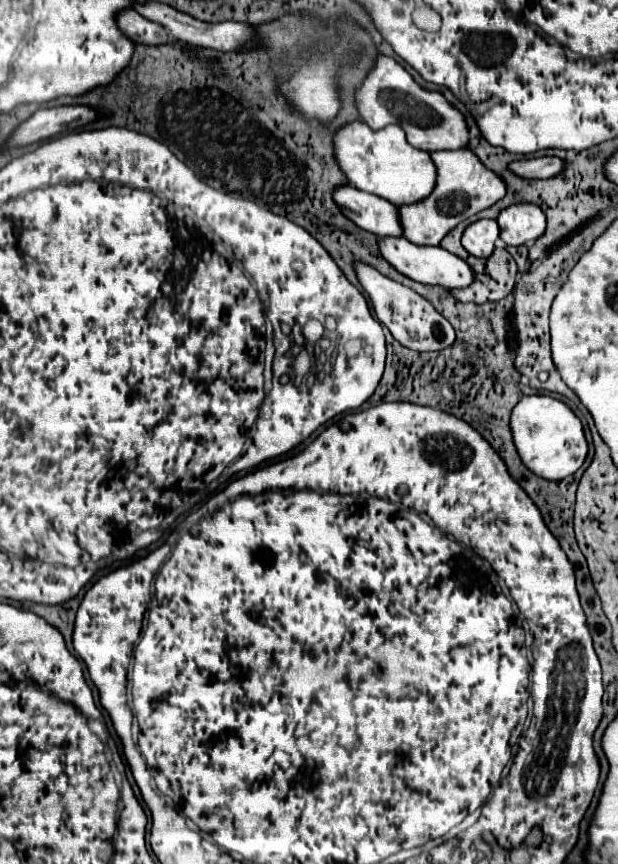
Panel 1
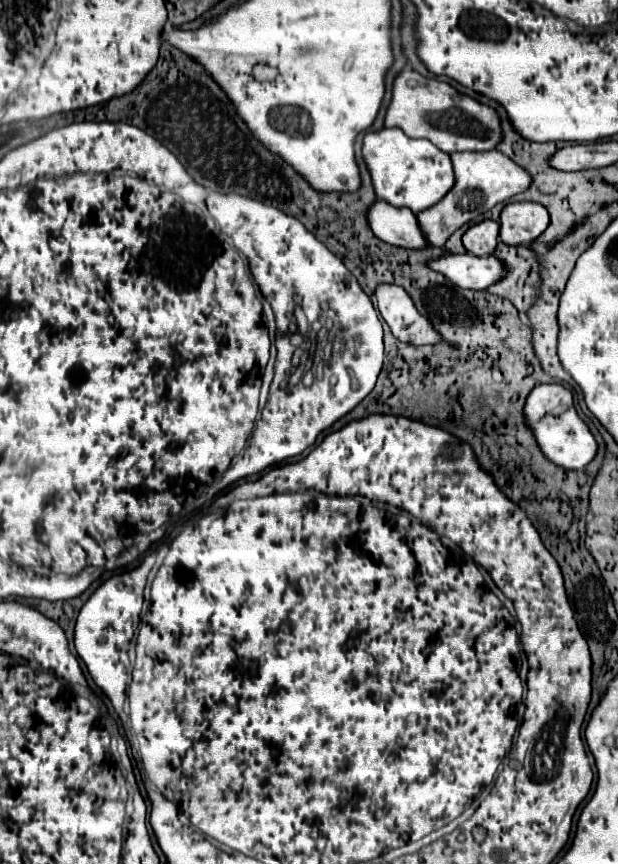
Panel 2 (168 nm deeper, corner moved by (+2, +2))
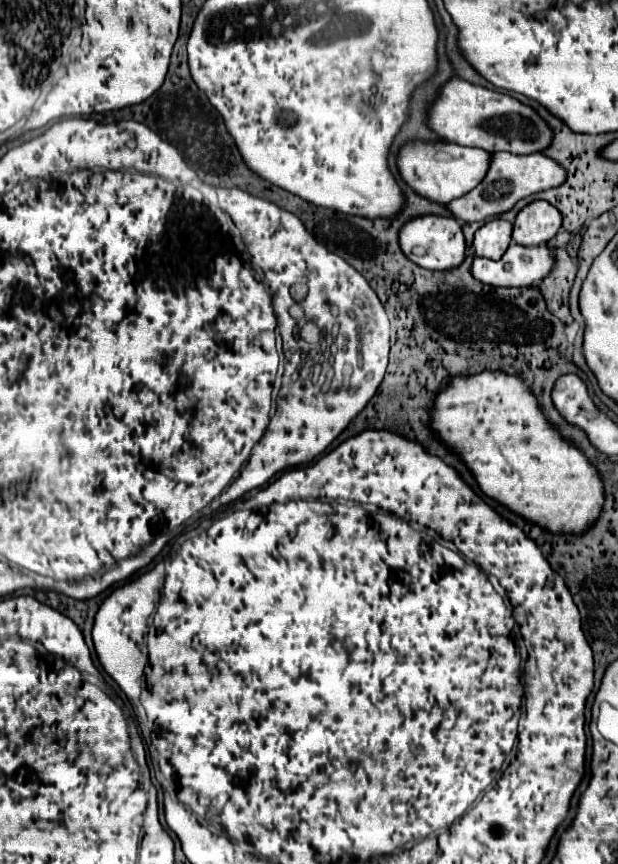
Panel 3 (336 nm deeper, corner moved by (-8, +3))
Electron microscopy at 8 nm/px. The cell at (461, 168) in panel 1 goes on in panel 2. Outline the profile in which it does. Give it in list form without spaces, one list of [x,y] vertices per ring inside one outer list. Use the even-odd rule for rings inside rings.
[[[497,150],[453,152],[451,162],[453,162],[453,172],[455,172],[453,188],[431,208],[417,212],[417,222],[419,222],[421,234],[425,236],[427,244],[433,248],[443,248],[445,240],[457,228],[461,228],[469,220],[485,214],[497,202],[509,200],[511,196],[523,192],[529,186],[529,176],[525,176],[525,170],[517,168],[517,164],[513,164],[513,160],[509,160],[507,156],[503,156]]]

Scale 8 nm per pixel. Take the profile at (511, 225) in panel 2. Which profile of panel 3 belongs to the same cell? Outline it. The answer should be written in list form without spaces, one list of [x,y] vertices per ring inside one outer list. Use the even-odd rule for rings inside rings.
[[[533,201],[515,219],[513,241],[519,245],[541,245],[557,235],[561,213],[547,201]]]

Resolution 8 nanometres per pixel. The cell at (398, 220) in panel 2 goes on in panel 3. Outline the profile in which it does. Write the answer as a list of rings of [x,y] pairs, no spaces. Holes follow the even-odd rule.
[[[423,215],[417,219],[411,219],[405,223],[405,227],[399,231],[399,241],[403,253],[417,263],[419,267],[431,269],[431,271],[449,271],[459,267],[465,259],[467,243],[461,231],[461,223],[453,217],[439,217],[439,215]]]

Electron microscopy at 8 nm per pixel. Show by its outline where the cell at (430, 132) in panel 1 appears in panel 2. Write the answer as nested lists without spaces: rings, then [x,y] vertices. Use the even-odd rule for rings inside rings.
[[[403,68],[393,80],[391,104],[387,106],[383,124],[399,126],[409,138],[425,138],[447,154],[461,150],[493,150],[501,140],[501,126],[495,110],[459,94],[451,84],[423,78],[411,68]]]

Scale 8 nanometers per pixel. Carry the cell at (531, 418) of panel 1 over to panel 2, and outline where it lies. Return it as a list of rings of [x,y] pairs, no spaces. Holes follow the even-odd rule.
[[[559,384],[535,386],[525,400],[523,416],[525,416],[525,424],[529,426],[539,450],[551,464],[565,468],[565,470],[581,470],[593,460],[597,452],[597,442],[593,434],[589,432],[587,424],[577,416],[573,408],[573,396],[567,388]]]

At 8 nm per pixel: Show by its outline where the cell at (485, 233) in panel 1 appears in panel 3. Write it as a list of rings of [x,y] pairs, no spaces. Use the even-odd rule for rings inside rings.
[[[493,219],[485,223],[475,233],[475,239],[473,239],[475,253],[493,261],[501,259],[511,243],[511,231],[513,231],[513,225],[505,219]]]

